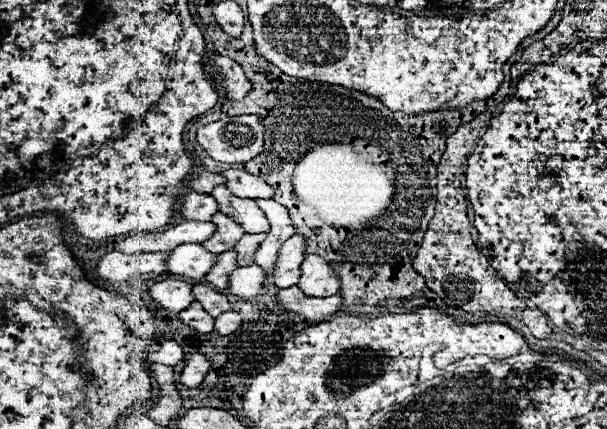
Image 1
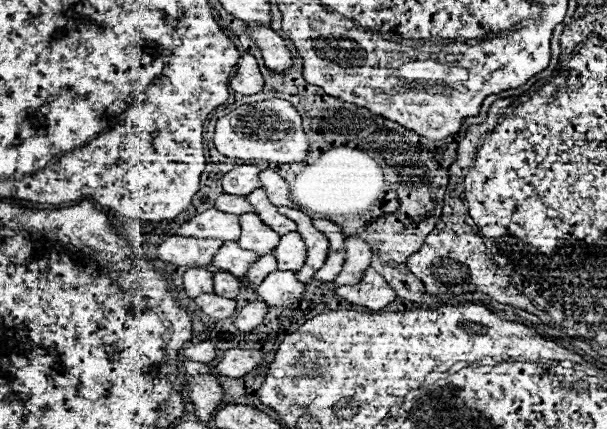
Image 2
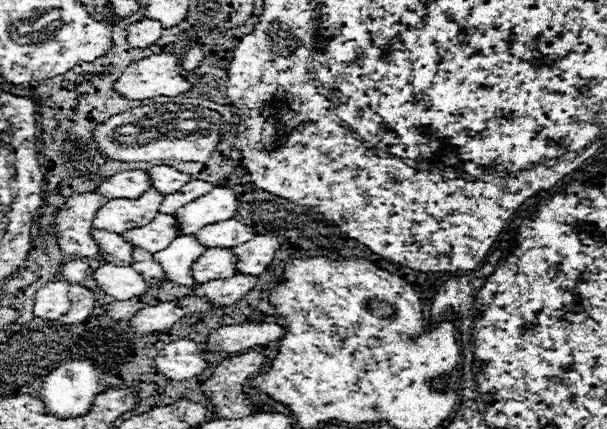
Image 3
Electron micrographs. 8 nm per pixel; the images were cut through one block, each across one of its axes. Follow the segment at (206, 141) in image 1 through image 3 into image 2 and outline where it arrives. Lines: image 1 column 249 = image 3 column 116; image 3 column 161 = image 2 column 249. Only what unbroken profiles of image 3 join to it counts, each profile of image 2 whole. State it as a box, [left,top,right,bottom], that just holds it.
[214,100,308,164]

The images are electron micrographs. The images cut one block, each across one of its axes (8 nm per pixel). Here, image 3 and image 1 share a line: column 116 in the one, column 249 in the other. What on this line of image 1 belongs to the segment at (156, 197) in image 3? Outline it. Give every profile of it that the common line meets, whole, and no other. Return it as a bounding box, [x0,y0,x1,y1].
[212,186,270,234]

